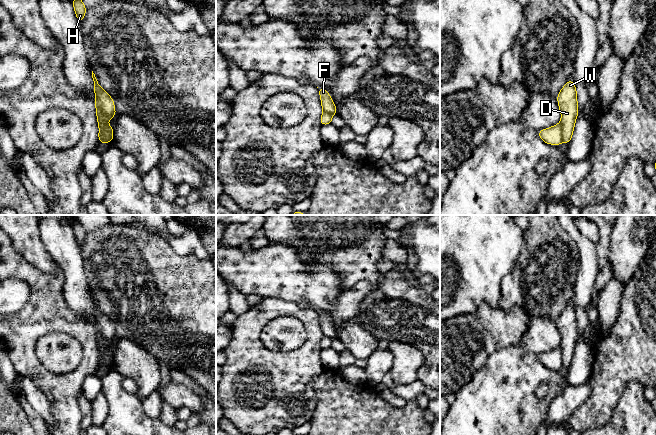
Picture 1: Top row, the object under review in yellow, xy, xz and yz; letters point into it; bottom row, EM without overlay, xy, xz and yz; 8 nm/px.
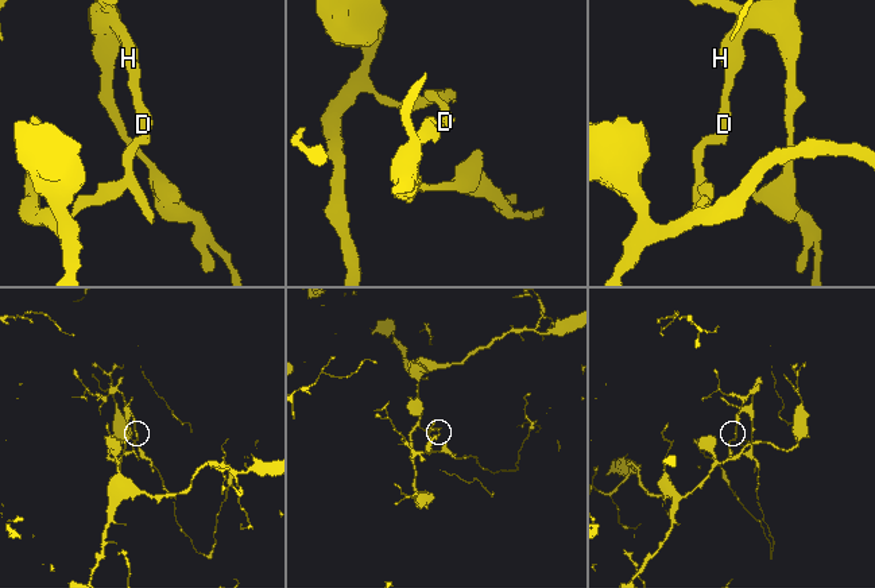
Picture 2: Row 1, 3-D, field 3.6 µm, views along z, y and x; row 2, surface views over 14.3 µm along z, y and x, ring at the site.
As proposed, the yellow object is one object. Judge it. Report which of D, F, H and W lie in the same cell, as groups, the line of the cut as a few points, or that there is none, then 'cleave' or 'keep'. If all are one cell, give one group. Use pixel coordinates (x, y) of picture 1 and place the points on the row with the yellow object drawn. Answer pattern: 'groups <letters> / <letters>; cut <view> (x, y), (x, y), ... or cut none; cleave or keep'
groups D H W / F; cut yz (559, 124), (563, 141); cleave

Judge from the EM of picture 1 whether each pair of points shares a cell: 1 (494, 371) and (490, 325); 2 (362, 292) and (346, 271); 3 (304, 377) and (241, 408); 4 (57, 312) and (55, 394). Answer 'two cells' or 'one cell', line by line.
1: two cells
2: two cells
3: one cell
4: one cell

